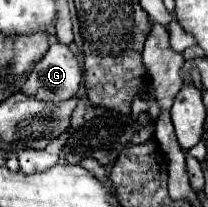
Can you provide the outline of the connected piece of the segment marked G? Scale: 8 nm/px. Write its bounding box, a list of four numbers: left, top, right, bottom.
[21,42,83,102]

